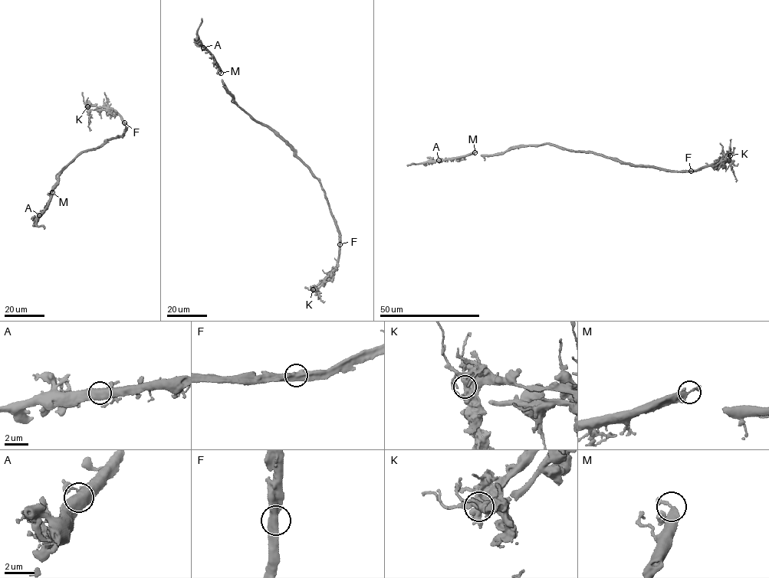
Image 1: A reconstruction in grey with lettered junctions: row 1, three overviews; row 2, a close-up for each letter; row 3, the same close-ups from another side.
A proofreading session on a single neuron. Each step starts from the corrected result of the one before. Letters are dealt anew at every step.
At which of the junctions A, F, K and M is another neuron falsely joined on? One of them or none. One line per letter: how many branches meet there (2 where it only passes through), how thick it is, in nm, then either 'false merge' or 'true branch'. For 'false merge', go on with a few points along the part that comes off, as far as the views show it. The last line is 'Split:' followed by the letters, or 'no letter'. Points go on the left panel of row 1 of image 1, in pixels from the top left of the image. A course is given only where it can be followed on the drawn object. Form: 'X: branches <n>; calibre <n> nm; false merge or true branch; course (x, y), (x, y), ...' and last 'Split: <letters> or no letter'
A: branches 2; calibre 700 nm; true branch
F: branches 2; calibre 600 nm; false merge; course (124, 123), (128, 127), (123, 137), (81, 152), (63, 167), (49, 194)
K: branches 2; calibre 480 nm; true branch
M: branches 2; calibre 320 nm; true branch
Split: F

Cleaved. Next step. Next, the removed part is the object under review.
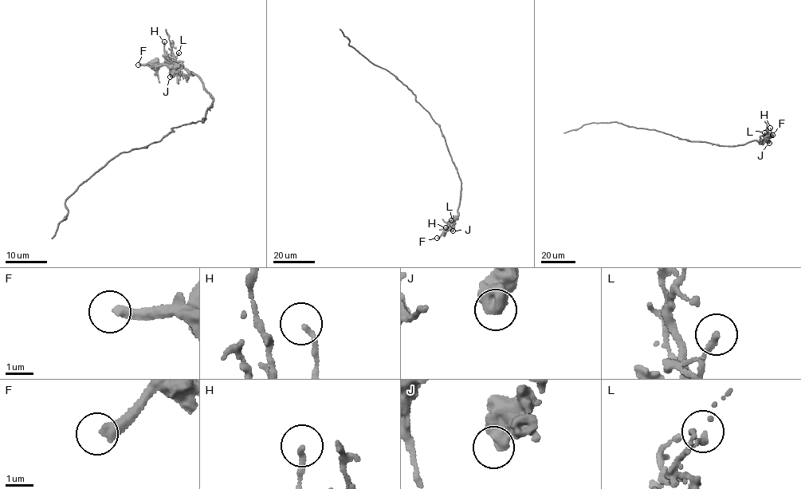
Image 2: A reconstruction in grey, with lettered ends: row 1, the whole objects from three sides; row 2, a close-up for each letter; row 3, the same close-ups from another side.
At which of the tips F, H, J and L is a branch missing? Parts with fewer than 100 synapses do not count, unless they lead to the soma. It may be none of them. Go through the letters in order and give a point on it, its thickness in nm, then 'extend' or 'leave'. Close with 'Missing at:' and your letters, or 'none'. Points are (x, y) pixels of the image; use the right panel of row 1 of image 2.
F: (772, 135) | 400 nm | extend
H: (770, 128) | 150 nm | leave
J: (769, 143) | 650 nm | leave
L: (764, 132) | 190 nm | leave
Missing at: F

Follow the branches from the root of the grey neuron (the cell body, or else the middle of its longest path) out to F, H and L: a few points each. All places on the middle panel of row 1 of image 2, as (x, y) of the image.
F: (429, 113), (440, 128), (461, 181), (457, 218), (437, 238)
H: (429, 113), (440, 128), (461, 181), (457, 218), (448, 229), (445, 227)
L: (429, 113), (440, 128), (461, 181), (457, 218), (451, 223), (451, 220)

